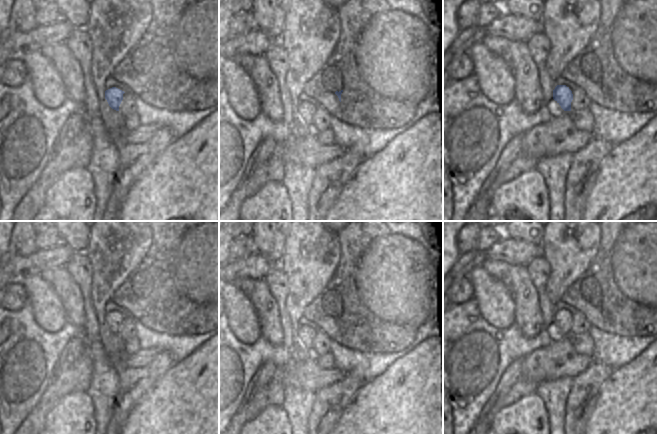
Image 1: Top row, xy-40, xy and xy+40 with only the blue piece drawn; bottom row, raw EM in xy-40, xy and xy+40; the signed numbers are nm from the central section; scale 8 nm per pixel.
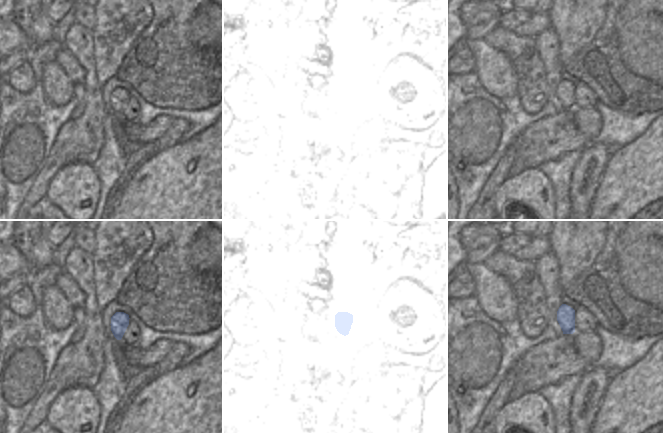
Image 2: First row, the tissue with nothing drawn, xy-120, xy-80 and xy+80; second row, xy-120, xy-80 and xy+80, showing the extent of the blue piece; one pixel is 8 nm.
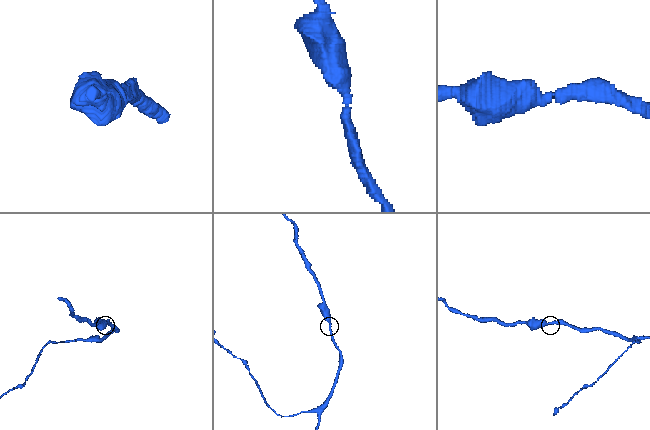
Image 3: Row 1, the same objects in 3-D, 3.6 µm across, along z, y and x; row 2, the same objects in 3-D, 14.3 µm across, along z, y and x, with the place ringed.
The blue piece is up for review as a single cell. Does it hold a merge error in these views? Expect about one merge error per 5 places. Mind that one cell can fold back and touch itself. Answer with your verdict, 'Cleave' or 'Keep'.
Keep.

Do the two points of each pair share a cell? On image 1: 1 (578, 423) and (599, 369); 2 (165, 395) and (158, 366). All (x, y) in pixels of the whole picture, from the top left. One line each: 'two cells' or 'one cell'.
1: one cell
2: two cells

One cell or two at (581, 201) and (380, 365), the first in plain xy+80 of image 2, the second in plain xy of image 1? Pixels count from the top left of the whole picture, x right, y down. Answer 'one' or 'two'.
one

